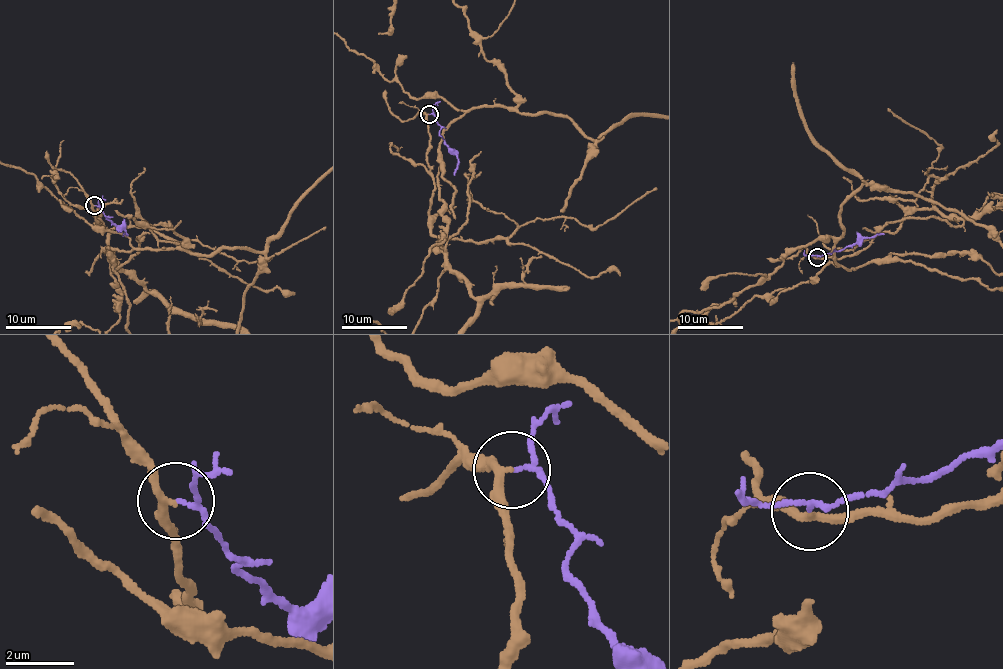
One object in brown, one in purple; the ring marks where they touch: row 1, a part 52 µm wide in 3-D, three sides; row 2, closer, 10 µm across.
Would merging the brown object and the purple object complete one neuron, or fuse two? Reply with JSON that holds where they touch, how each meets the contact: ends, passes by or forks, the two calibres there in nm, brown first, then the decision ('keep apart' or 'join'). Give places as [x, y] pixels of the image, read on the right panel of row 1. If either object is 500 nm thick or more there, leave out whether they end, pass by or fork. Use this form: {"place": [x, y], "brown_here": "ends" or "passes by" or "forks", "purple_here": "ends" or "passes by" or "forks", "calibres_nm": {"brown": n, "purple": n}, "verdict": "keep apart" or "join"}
{"place": [817, 257], "brown_here": "passes by", "purple_here": "passes by", "calibres_nm": {"brown": 200, "purple": 100}, "verdict": "keep apart"}

